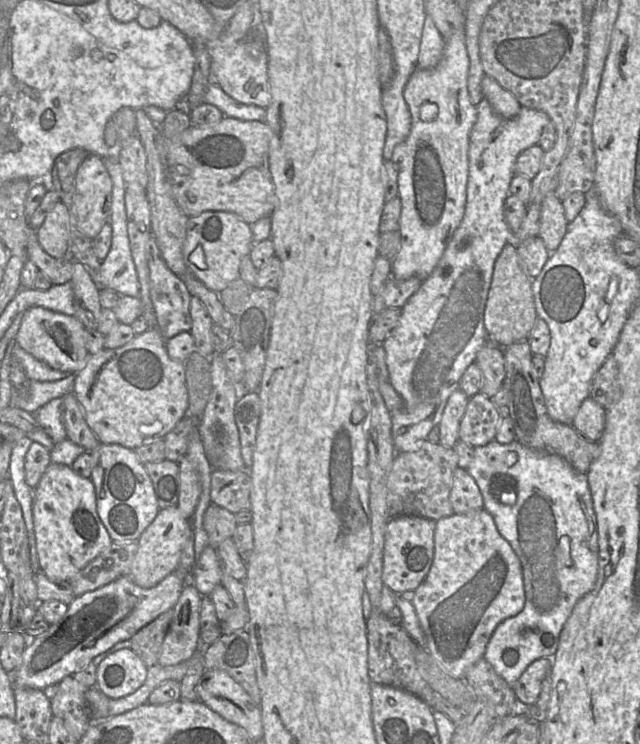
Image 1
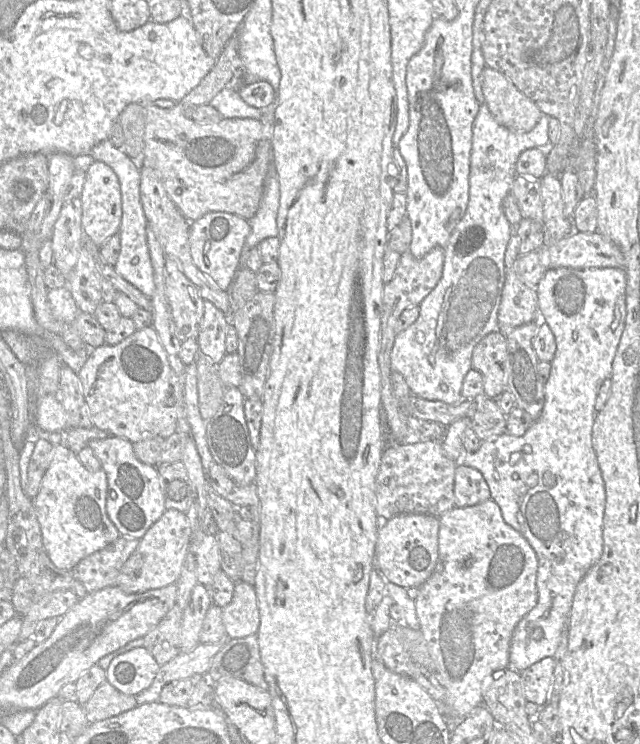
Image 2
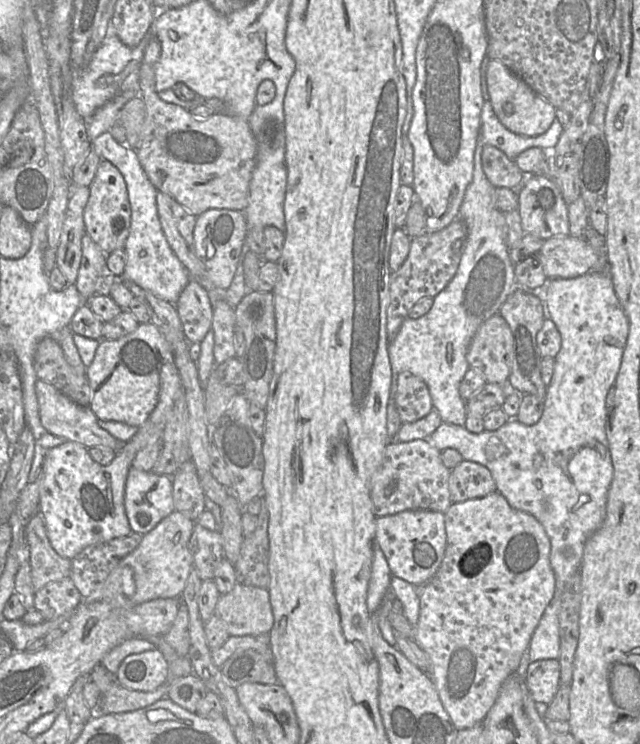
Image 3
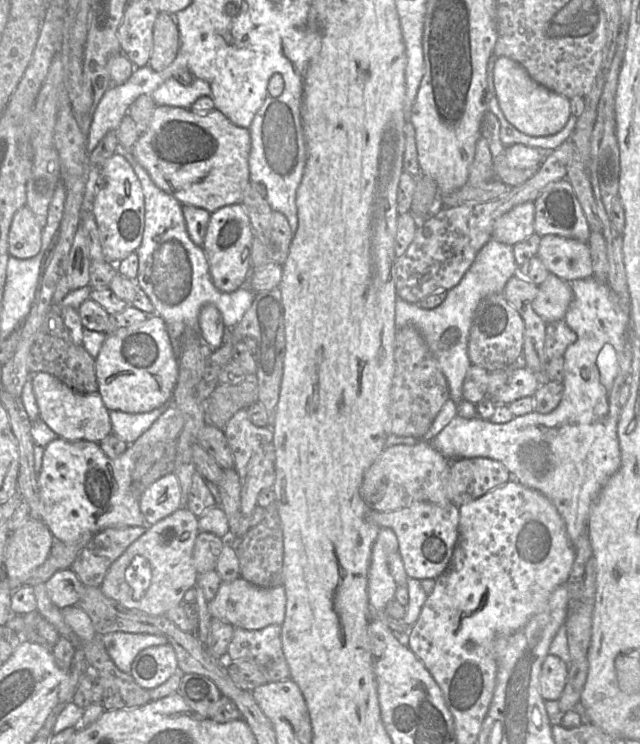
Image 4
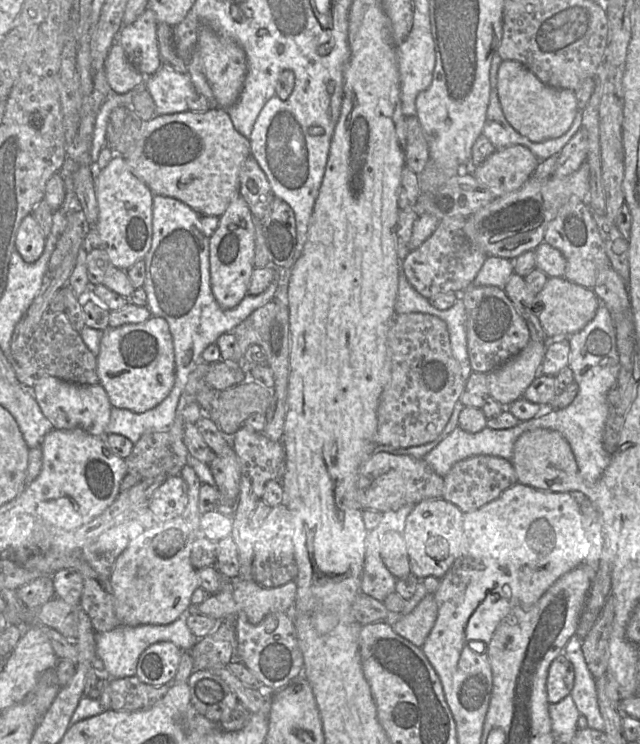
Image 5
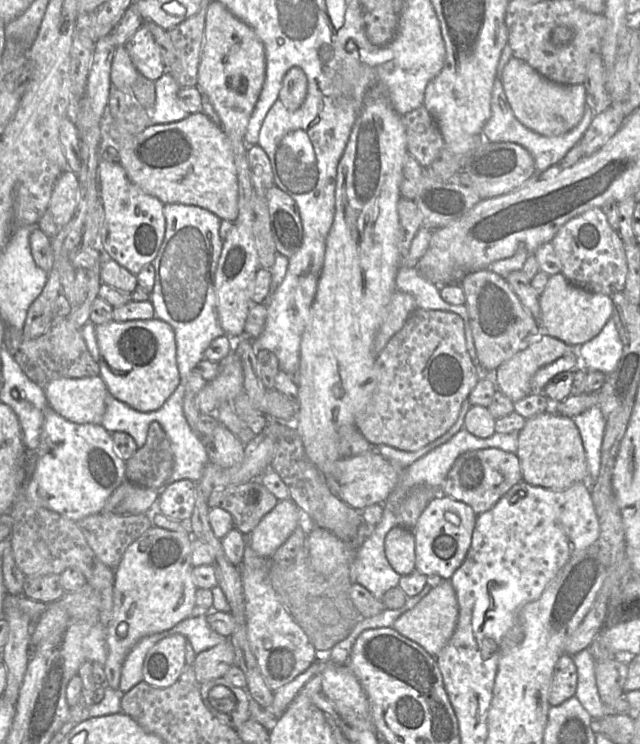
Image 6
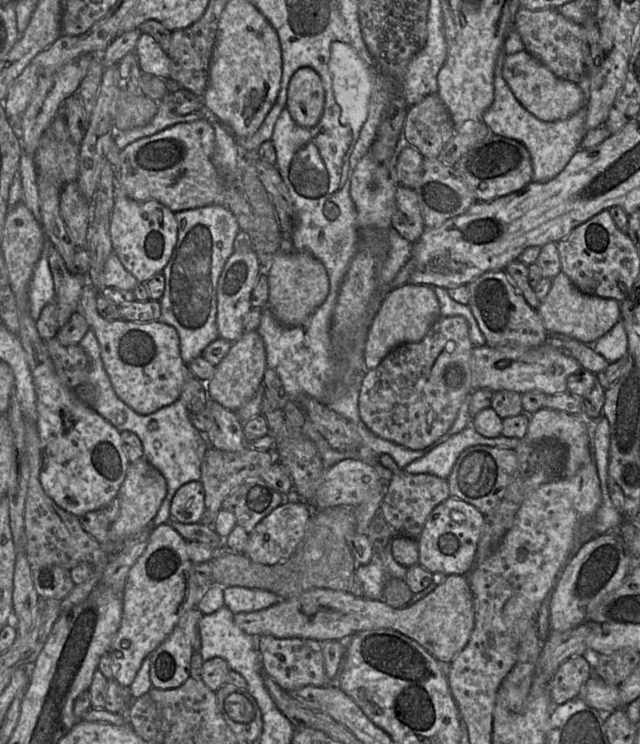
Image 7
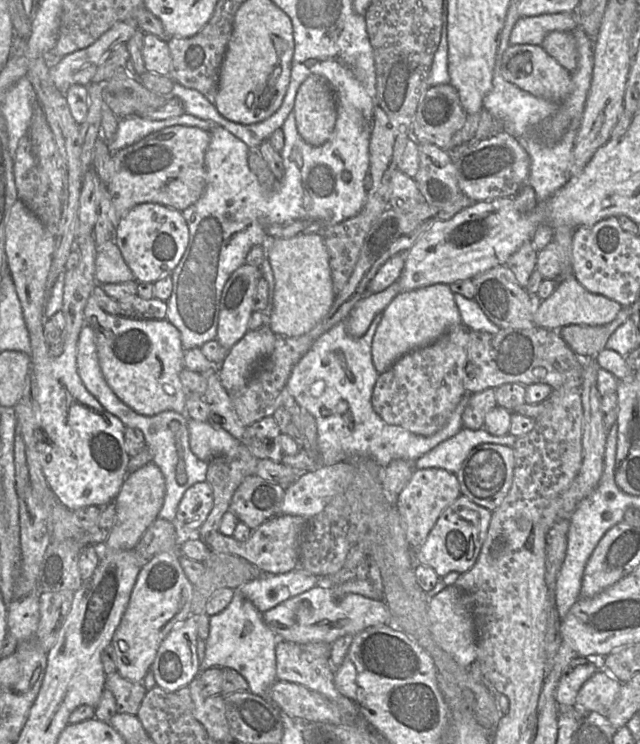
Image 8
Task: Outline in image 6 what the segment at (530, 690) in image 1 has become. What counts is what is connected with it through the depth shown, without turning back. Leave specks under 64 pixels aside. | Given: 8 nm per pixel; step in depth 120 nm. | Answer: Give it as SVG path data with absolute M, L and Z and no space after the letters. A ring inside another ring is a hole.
M562 654L556 661L549 689L550 706L558 706L575 695L577 689L577 668L573 656Z

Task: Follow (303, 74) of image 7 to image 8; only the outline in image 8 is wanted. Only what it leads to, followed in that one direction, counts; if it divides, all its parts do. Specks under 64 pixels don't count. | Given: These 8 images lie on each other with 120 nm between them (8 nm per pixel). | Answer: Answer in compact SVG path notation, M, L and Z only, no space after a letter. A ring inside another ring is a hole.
M308 76L300 85L294 102L296 126L310 145L323 145L332 135L336 119L335 92L324 77Z

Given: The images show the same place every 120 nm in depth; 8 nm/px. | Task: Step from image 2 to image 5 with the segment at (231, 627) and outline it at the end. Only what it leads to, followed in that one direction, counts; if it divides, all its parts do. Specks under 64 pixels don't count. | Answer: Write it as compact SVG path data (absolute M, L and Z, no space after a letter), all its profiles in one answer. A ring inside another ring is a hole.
M237 577L231 579L231 586L207 596L199 605L199 611L202 615L207 615L218 620L232 621L240 611L243 611L247 615L248 621L253 625L257 625L272 613L284 612L292 614L296 592L297 586L295 581L290 581L276 588L265 588L254 580Z

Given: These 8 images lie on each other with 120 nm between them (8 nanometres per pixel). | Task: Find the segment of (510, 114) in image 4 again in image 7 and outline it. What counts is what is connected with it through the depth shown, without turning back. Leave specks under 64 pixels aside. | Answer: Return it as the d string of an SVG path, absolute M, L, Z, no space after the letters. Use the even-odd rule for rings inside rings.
M524 49L505 55L502 76L519 103L539 120L552 122L566 119L586 104L584 94L577 83L558 78Z

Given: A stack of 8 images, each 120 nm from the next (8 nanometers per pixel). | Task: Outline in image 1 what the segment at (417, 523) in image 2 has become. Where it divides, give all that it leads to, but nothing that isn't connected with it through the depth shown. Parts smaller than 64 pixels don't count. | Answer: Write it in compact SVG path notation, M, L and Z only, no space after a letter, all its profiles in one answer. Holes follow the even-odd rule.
M418 515L391 517L385 528L382 581L394 593L415 590L429 572L434 557L436 521Z

